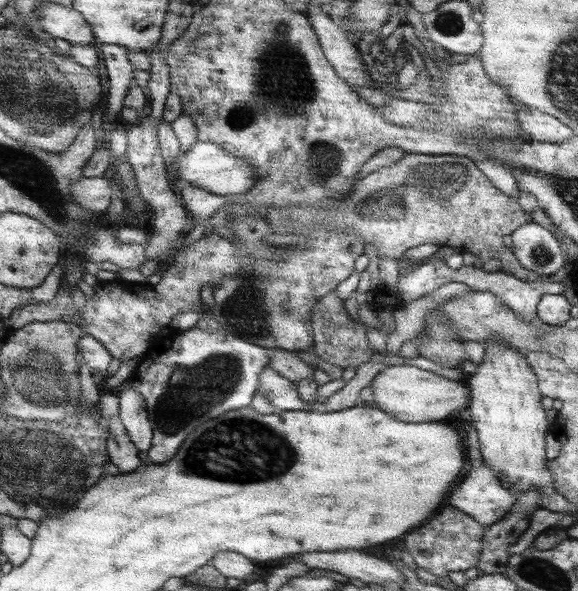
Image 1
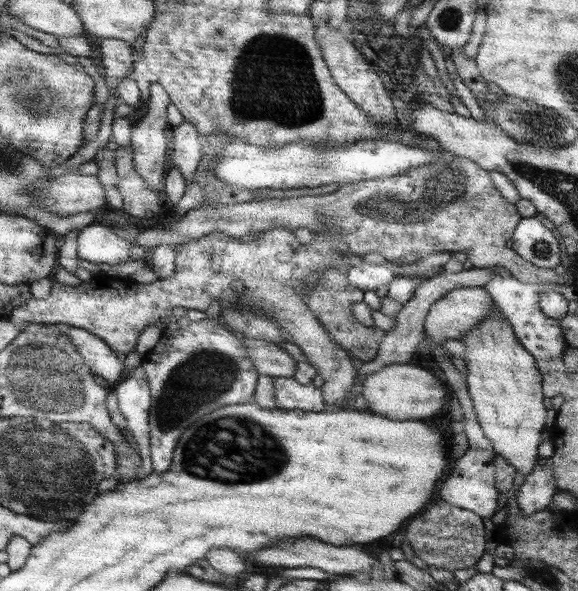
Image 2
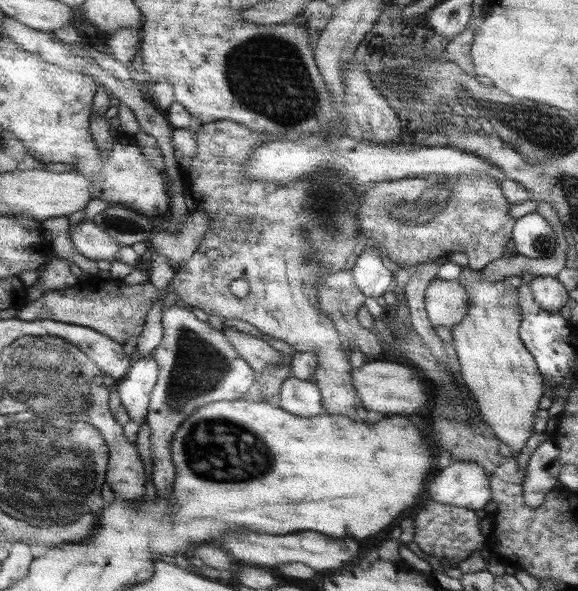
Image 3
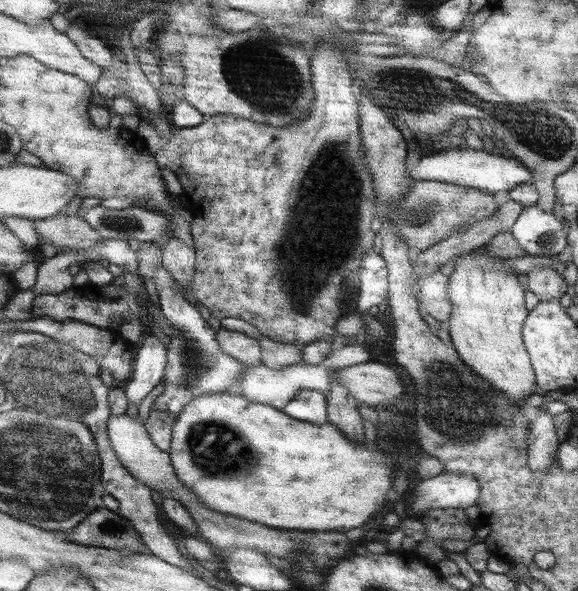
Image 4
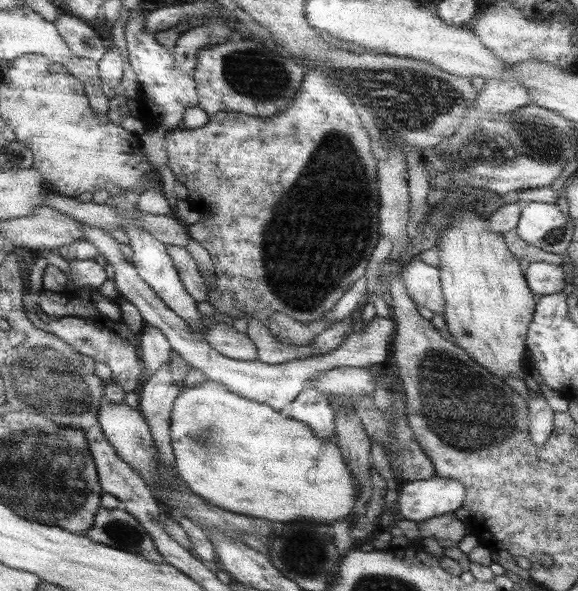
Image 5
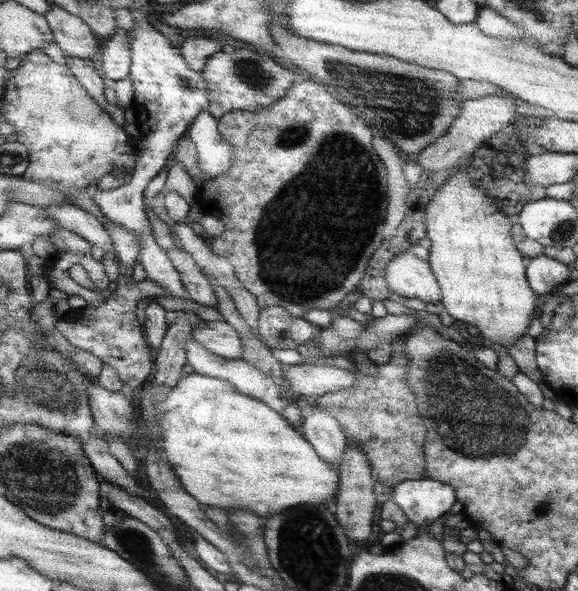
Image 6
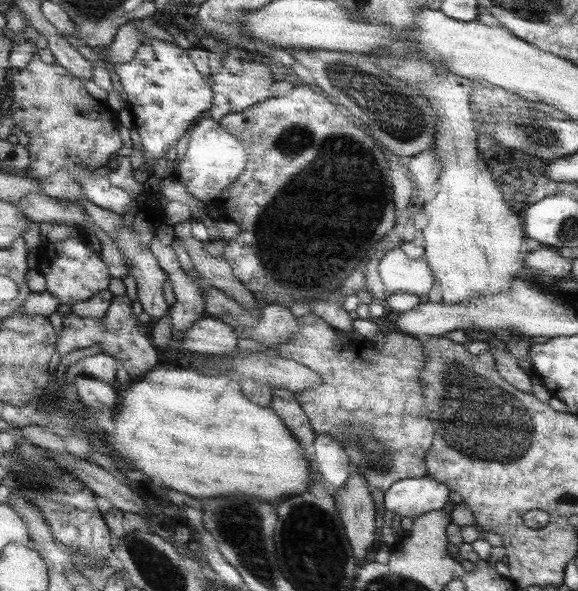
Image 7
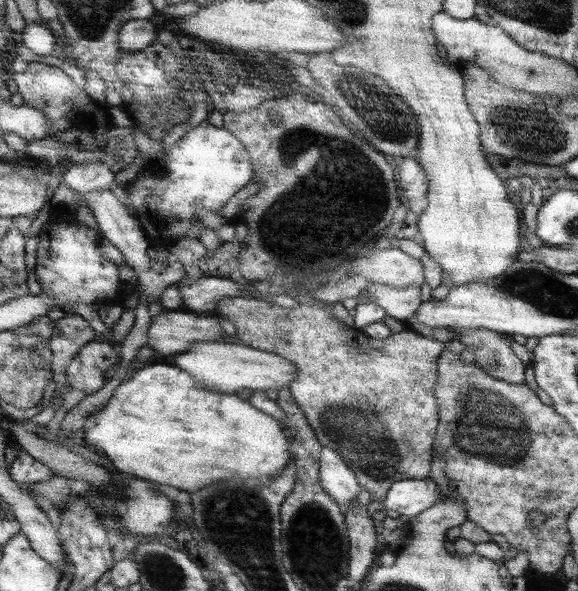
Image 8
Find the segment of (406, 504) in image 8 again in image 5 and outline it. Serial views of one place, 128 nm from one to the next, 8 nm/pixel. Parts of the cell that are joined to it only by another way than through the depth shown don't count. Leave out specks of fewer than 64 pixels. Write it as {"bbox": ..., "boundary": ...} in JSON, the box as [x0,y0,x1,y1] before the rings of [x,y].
{"bbox":[397,478,467,523],"boundary":[[[448,478],[419,479],[405,482],[400,490],[397,515],[420,523],[462,507],[467,491],[457,481]]]}

